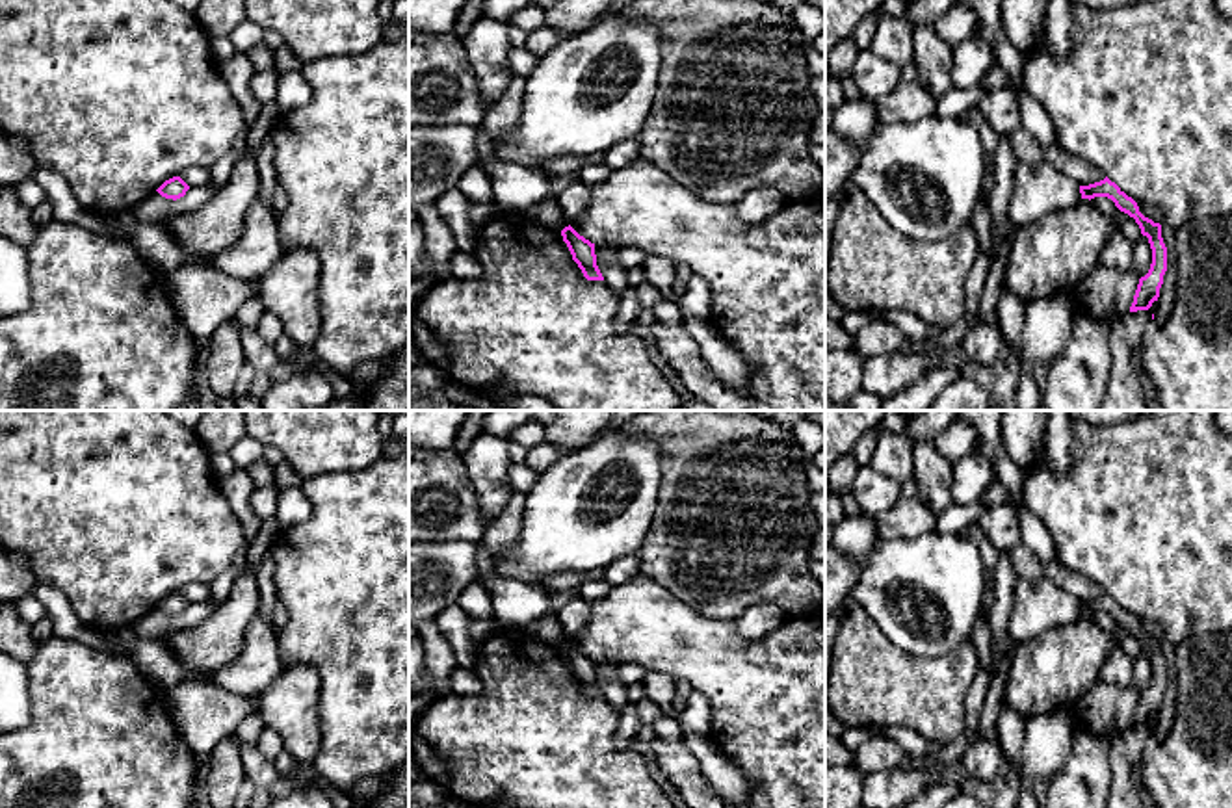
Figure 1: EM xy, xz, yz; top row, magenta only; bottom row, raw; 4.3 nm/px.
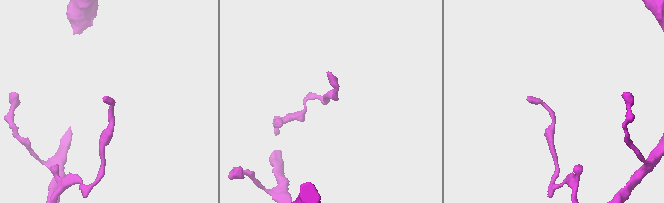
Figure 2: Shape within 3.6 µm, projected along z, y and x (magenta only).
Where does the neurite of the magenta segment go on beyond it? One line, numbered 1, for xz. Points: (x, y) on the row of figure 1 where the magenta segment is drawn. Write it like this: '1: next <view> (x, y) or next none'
1: next none

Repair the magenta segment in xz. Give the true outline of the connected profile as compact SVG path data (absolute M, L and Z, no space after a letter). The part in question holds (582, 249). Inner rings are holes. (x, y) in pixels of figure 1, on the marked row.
M570 225L561 230L561 236L583 277L587 280L604 280L596 266L595 243L580 236Z

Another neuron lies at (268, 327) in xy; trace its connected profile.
M264 312L255 329L266 344L273 344L282 334L282 323L277 316Z

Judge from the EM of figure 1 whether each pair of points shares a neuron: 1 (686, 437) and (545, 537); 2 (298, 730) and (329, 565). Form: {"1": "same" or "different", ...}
{"1": "different", "2": "different"}

